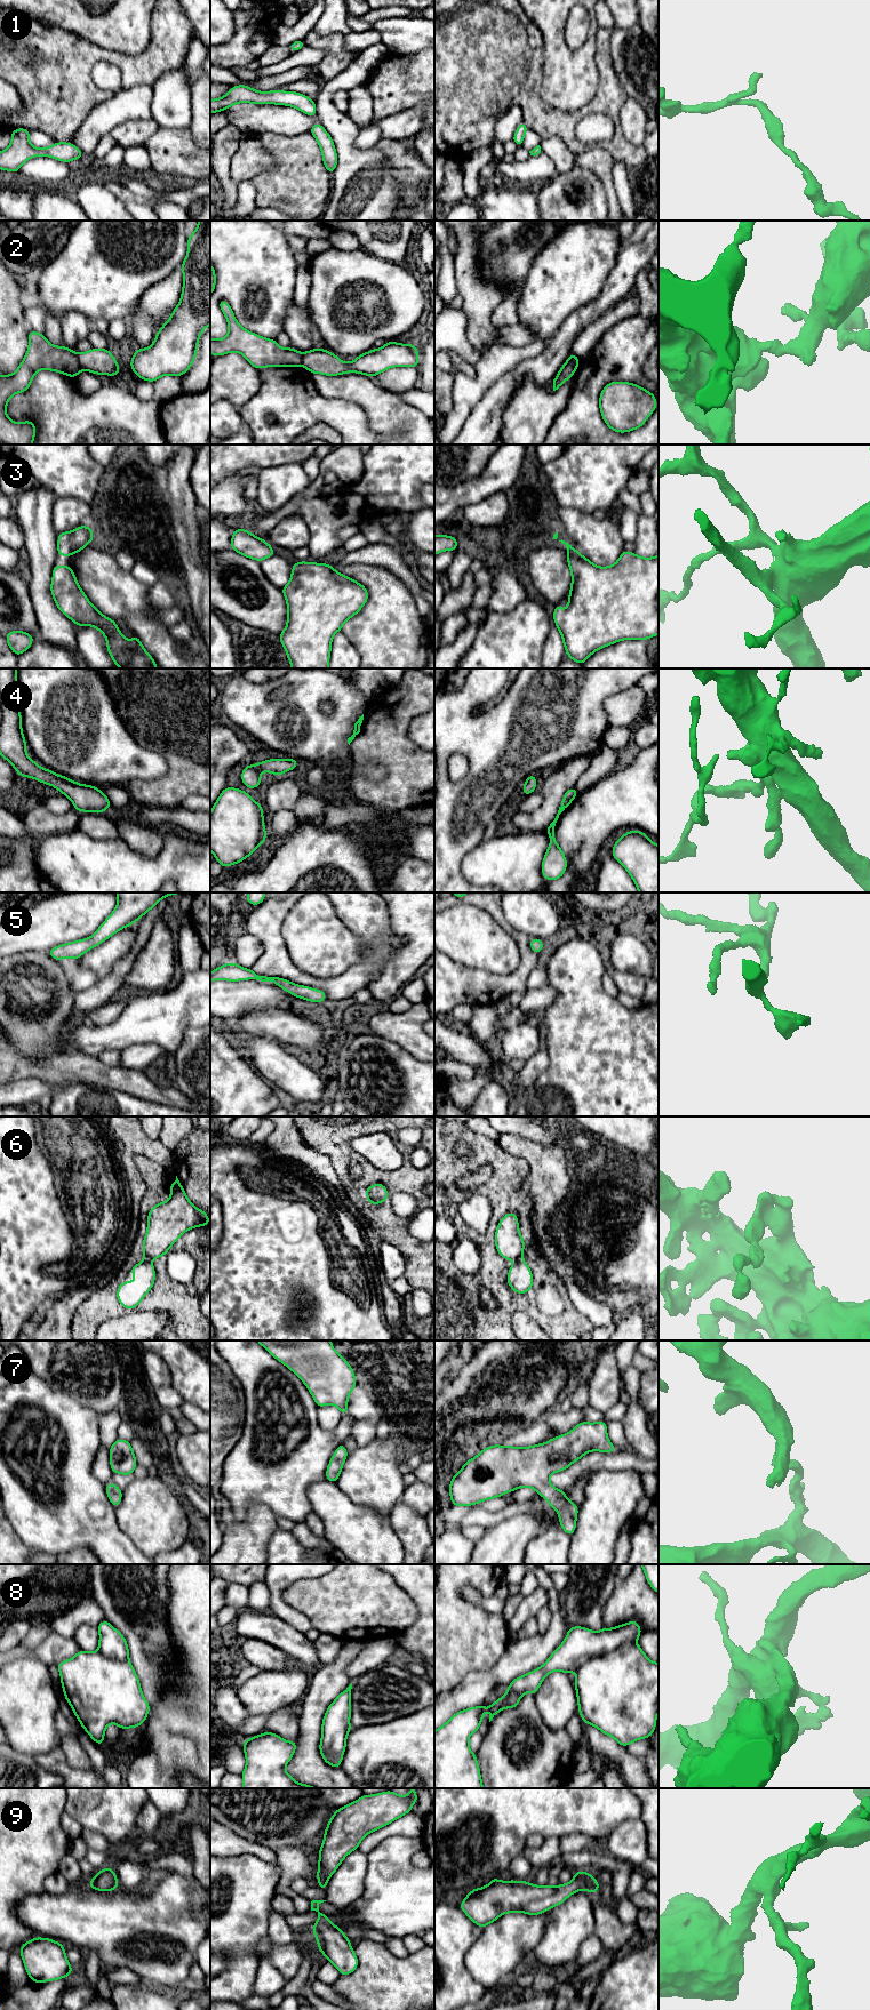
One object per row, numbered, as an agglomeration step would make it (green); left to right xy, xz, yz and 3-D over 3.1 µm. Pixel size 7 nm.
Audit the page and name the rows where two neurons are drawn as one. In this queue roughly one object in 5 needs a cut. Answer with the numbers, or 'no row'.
2, 6

